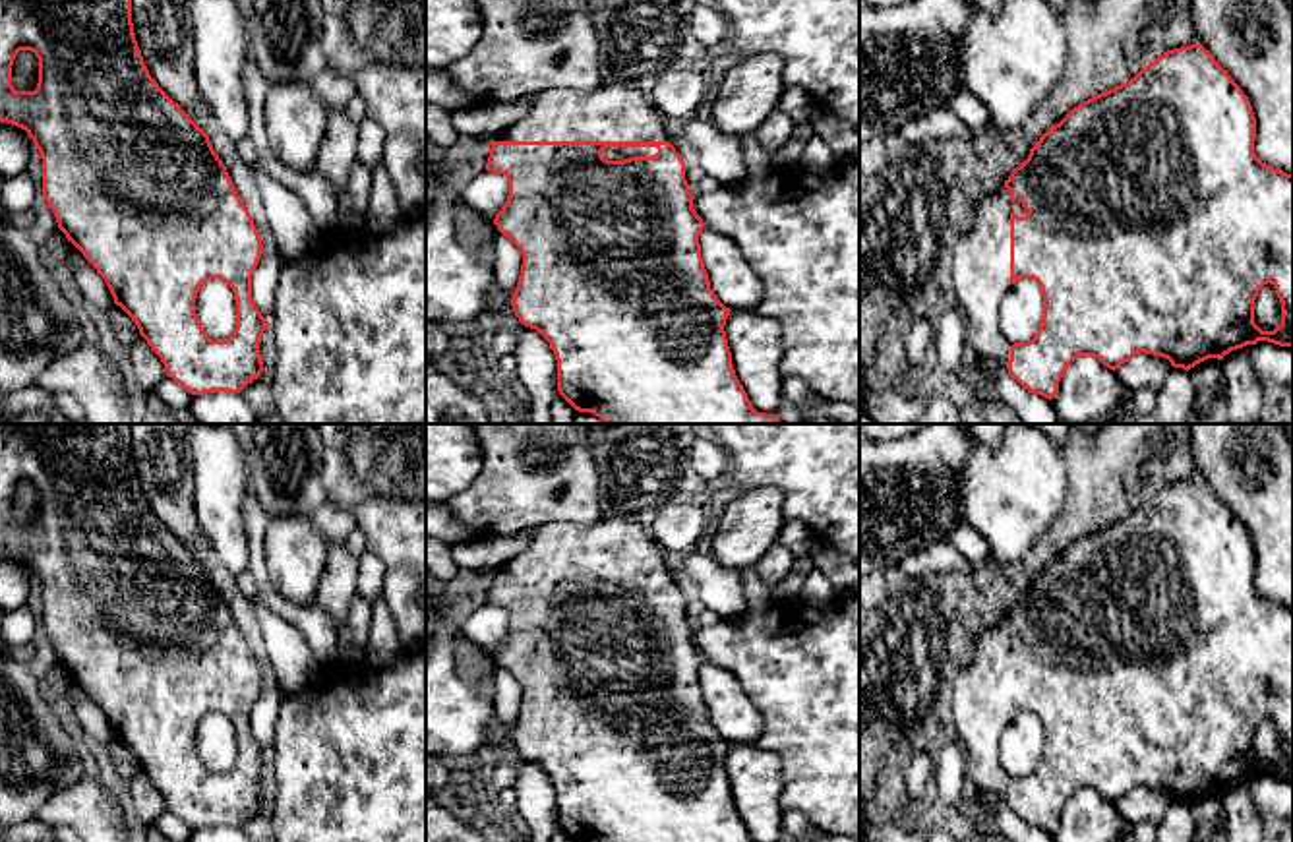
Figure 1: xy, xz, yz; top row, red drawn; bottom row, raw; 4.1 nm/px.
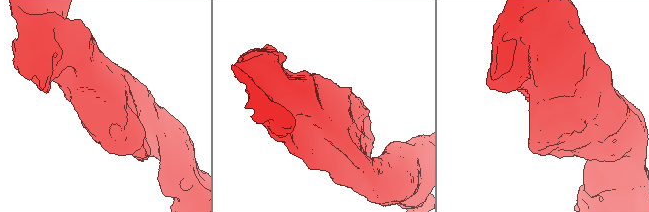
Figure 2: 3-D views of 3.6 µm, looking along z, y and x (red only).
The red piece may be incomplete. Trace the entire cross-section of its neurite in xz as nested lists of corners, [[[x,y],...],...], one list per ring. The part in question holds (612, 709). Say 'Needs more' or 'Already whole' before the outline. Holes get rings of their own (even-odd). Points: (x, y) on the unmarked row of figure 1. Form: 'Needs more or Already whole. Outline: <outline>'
Needs more. Outline: [[[602,517],[592,525],[550,523],[536,526],[528,546],[492,571],[486,604],[499,606],[509,614],[507,635],[494,658],[523,687],[511,739],[525,761],[536,763],[550,776],[557,794],[557,825],[573,842],[753,842],[736,809],[724,765],[732,743],[710,722],[701,691],[699,670],[707,658],[693,643],[695,629],[685,614],[685,596],[672,575],[660,546],[641,525],[623,517]]]

